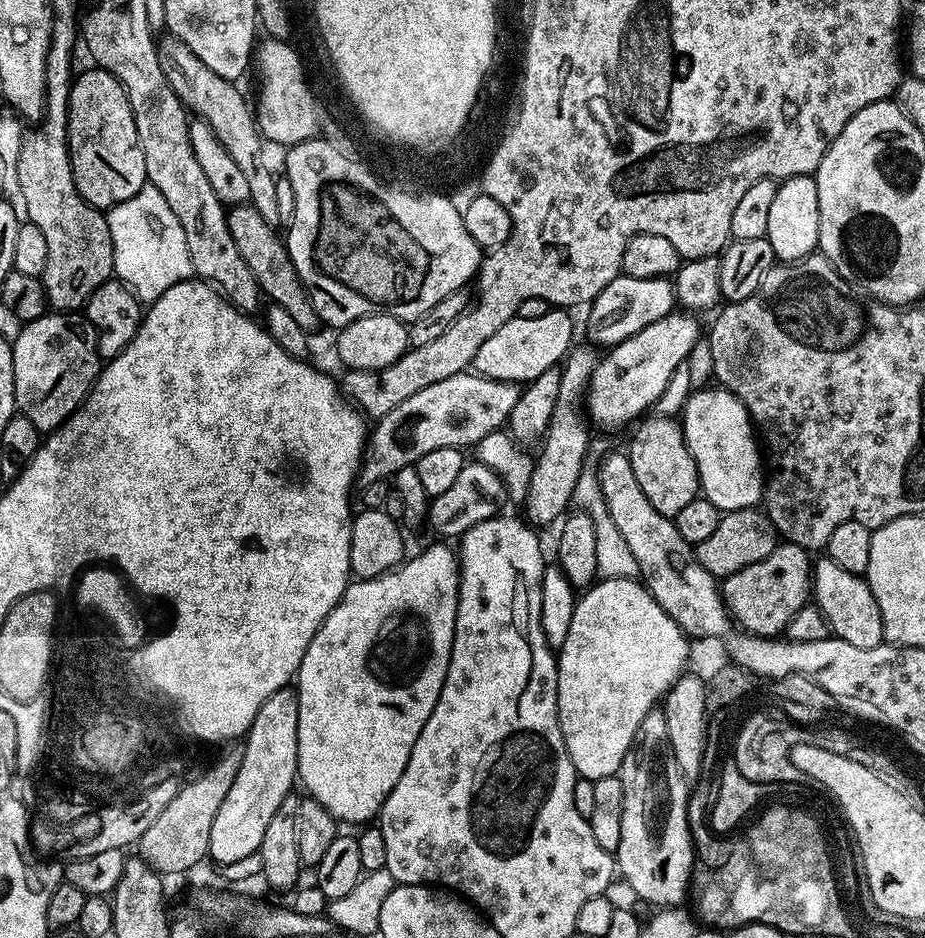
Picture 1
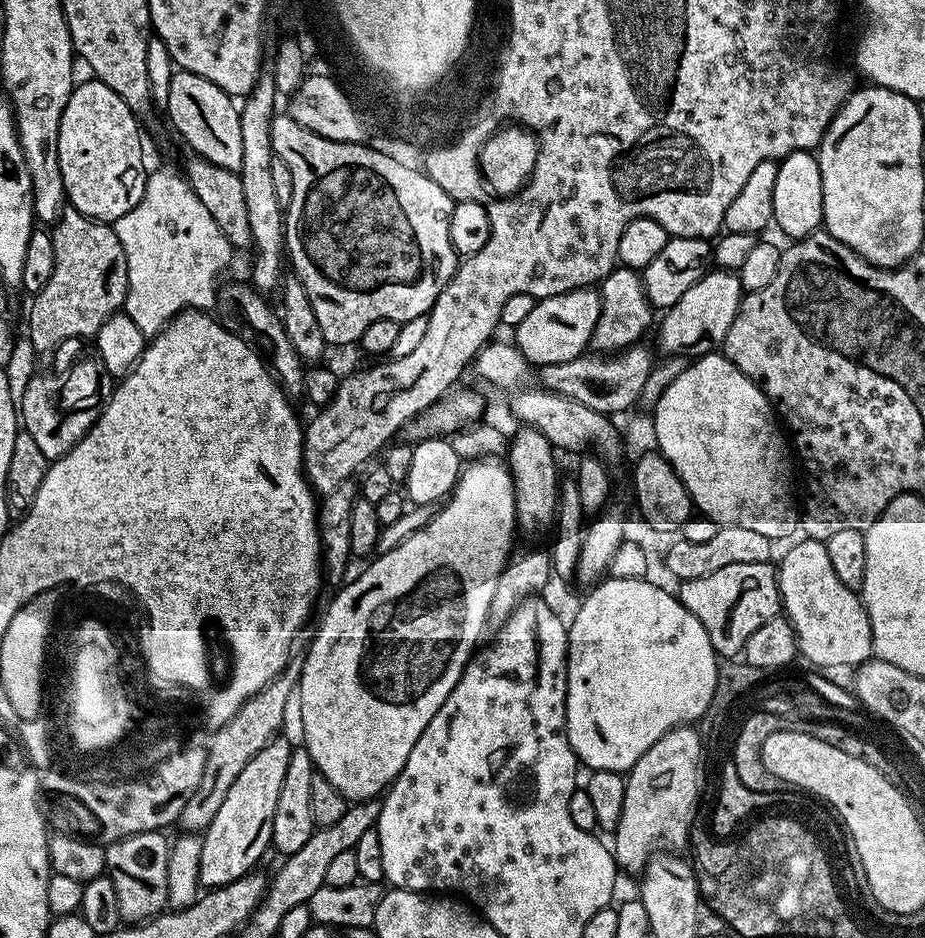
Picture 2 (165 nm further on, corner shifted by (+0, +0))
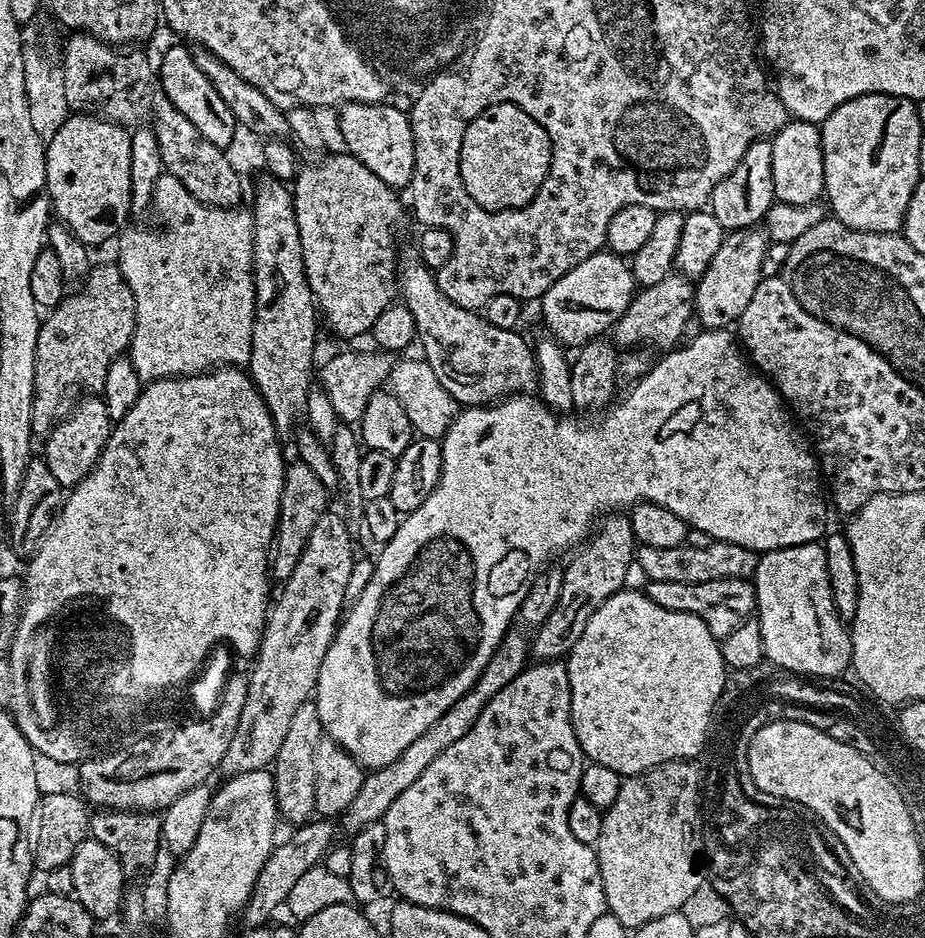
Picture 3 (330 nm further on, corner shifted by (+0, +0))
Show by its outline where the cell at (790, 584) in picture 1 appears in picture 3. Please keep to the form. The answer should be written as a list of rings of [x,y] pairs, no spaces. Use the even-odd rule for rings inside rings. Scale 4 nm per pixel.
[[[722,578],[714,582],[654,582],[649,580],[646,594],[650,602],[662,606],[671,612],[694,614],[706,622],[710,634],[723,638],[726,634],[734,634],[742,622],[753,619],[756,611],[756,590],[751,579]]]

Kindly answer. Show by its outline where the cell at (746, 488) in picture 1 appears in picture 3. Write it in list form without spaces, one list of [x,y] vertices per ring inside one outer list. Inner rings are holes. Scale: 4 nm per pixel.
[[[723,328],[705,330],[689,345],[677,347],[661,356],[664,357],[661,360],[659,357],[652,368],[625,391],[628,393],[624,397],[619,397],[620,404],[618,400],[601,415],[605,415],[601,420],[575,420],[575,415],[557,414],[532,394],[517,394],[491,406],[468,406],[457,411],[442,437],[442,474],[438,478],[438,486],[434,486],[430,498],[426,498],[418,510],[407,513],[401,519],[398,534],[394,534],[394,538],[379,549],[380,557],[375,557],[376,569],[370,582],[341,619],[336,636],[330,642],[330,650],[326,650],[326,658],[322,658],[322,670],[318,670],[314,699],[325,737],[353,756],[361,768],[371,770],[386,766],[386,762],[394,762],[394,758],[398,758],[398,754],[402,754],[402,750],[406,750],[418,734],[434,726],[434,722],[438,722],[438,718],[442,718],[442,714],[446,714],[446,710],[454,706],[466,690],[470,690],[504,635],[513,627],[534,574],[555,561],[552,559],[559,552],[567,553],[575,549],[589,535],[598,518],[605,514],[613,510],[628,510],[633,504],[641,502],[658,504],[678,514],[678,518],[685,520],[689,528],[706,530],[713,540],[734,542],[757,554],[799,544],[814,544],[825,535],[829,527],[830,508],[822,491],[822,473],[813,445],[798,427],[783,396],[772,387],[771,380],[750,363],[737,337]]]

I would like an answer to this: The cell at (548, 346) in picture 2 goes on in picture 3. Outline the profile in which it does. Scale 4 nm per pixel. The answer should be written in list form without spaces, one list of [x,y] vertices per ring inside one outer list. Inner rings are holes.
[[[601,250],[590,254],[586,262],[578,262],[570,274],[562,274],[562,278],[558,278],[558,282],[540,297],[538,307],[548,327],[547,335],[575,350],[586,342],[603,337],[607,328],[615,329],[637,291],[631,263],[611,250]]]

